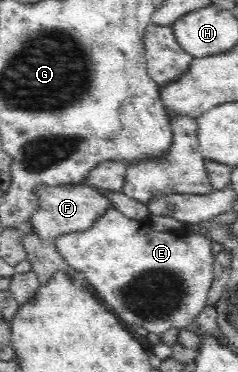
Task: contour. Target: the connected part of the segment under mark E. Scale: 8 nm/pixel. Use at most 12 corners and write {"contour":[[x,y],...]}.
{"contour":[[111,207],[53,242],[131,329],[208,306],[205,236]]}

